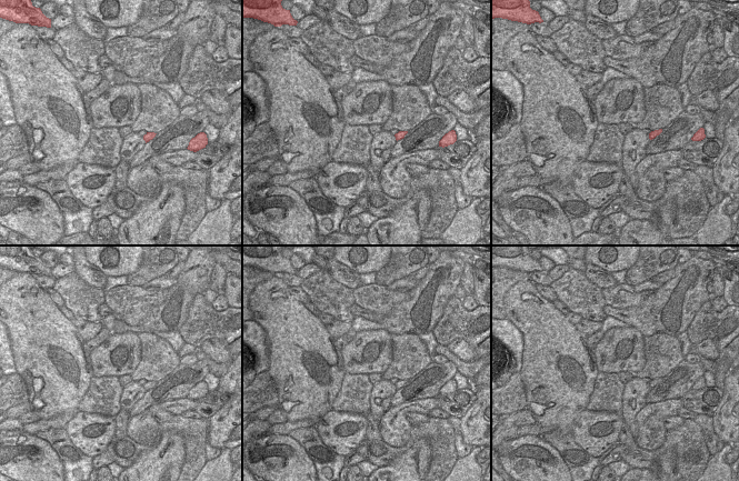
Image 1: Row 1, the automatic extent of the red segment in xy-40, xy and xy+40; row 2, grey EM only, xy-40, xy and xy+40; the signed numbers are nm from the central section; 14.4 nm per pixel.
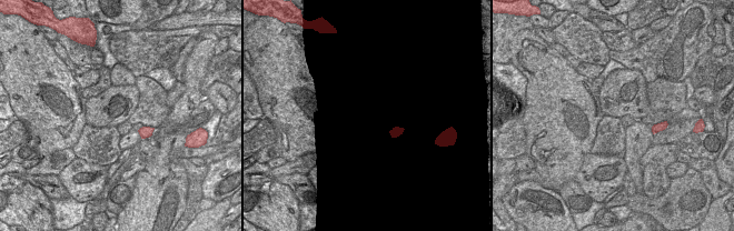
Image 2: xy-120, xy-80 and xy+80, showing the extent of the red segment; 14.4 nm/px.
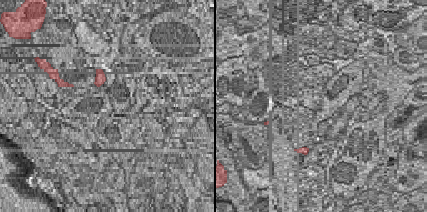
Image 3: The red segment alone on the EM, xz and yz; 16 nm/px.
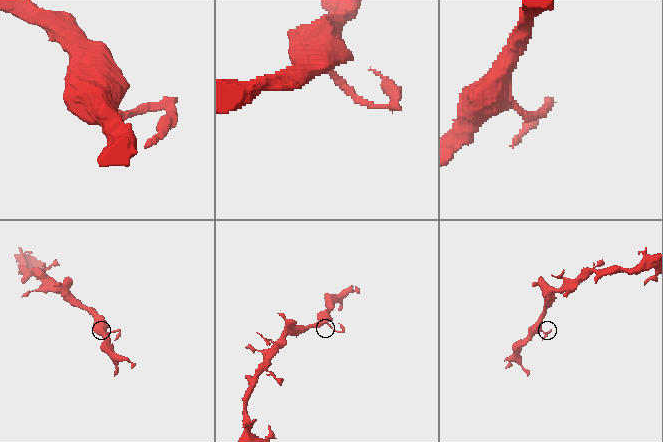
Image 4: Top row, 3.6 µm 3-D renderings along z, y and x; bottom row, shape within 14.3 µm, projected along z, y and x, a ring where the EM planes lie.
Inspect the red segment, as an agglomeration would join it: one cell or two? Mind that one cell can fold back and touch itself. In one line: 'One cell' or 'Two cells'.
One cell.

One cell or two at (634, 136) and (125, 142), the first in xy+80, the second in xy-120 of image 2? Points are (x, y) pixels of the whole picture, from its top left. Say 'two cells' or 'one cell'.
one cell

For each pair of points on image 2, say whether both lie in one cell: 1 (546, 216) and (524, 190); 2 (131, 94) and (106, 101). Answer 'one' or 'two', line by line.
1: one
2: one

